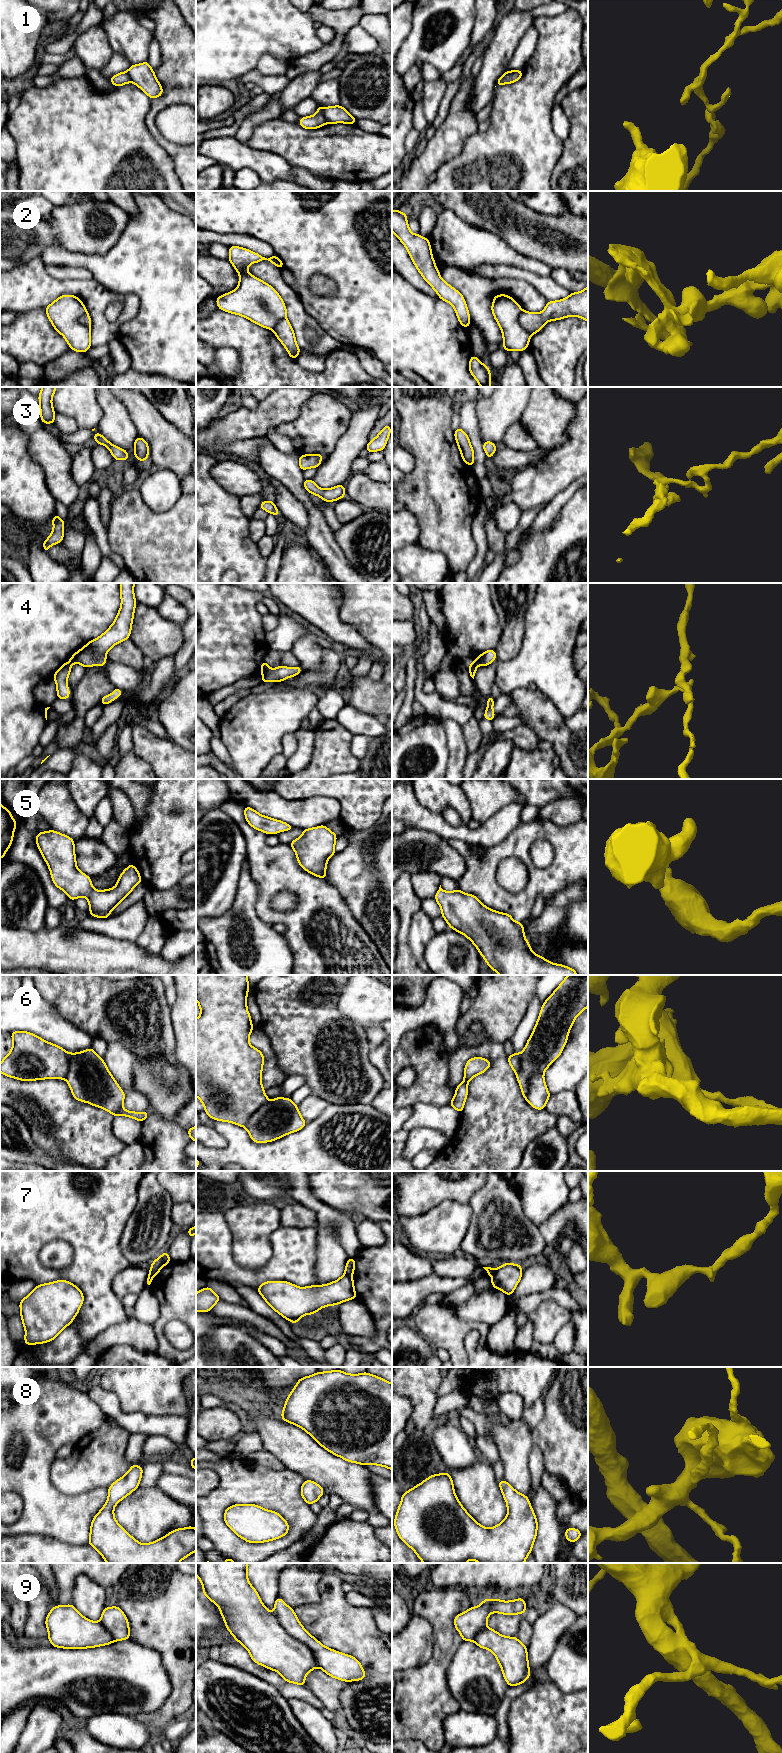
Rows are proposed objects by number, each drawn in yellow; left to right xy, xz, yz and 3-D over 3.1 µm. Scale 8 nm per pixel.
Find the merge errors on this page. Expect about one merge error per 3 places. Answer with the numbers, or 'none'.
1, 2, 4, 7

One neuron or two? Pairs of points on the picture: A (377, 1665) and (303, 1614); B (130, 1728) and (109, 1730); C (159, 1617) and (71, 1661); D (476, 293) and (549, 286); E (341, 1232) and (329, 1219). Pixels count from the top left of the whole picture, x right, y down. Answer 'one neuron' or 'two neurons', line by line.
A: one neuron
B: one neuron
C: two neurons
D: two neurons
E: one neuron

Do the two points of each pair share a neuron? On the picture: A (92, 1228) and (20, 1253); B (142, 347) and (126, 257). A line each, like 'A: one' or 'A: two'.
A: one
B: one

